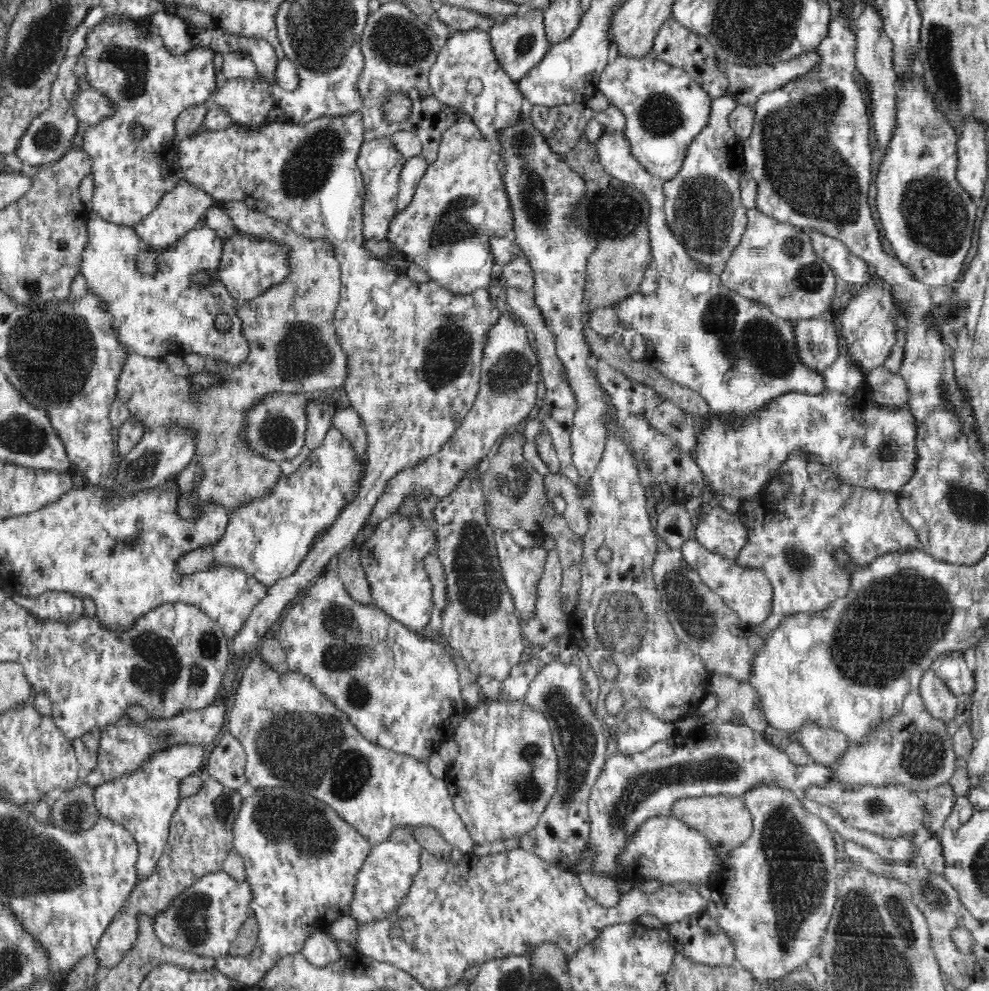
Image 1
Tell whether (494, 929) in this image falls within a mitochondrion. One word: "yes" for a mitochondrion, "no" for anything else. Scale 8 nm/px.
no

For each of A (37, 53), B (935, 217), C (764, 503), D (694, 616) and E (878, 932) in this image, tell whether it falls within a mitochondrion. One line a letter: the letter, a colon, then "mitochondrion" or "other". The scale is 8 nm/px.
A: mitochondrion
B: mitochondrion
C: other
D: mitochondrion
E: mitochondrion

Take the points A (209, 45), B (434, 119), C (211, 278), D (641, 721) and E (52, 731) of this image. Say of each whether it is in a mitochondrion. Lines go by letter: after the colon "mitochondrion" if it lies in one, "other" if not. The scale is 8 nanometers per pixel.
A: other
B: other
C: other
D: other
E: other

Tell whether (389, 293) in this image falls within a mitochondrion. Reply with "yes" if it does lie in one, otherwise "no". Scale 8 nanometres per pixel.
no

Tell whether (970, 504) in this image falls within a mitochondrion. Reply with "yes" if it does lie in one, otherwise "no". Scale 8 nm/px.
yes

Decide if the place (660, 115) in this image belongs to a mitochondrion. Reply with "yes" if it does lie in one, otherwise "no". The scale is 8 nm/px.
yes

